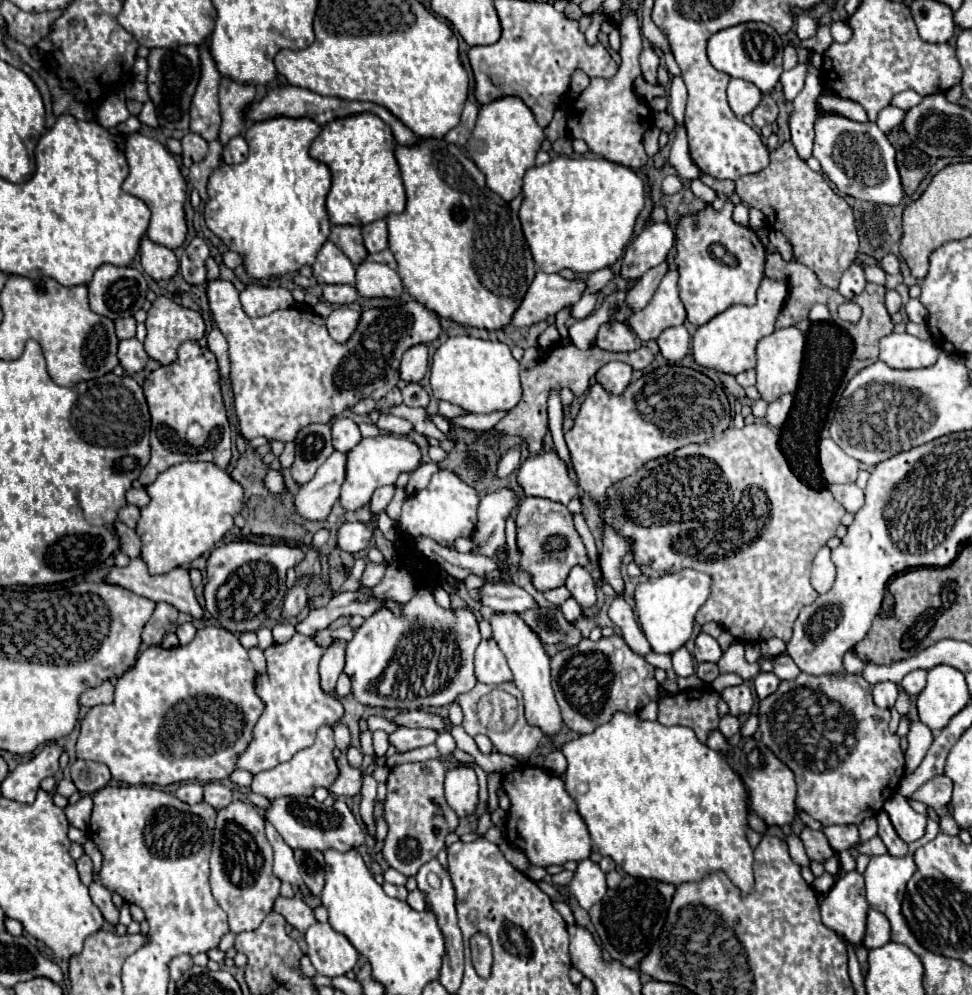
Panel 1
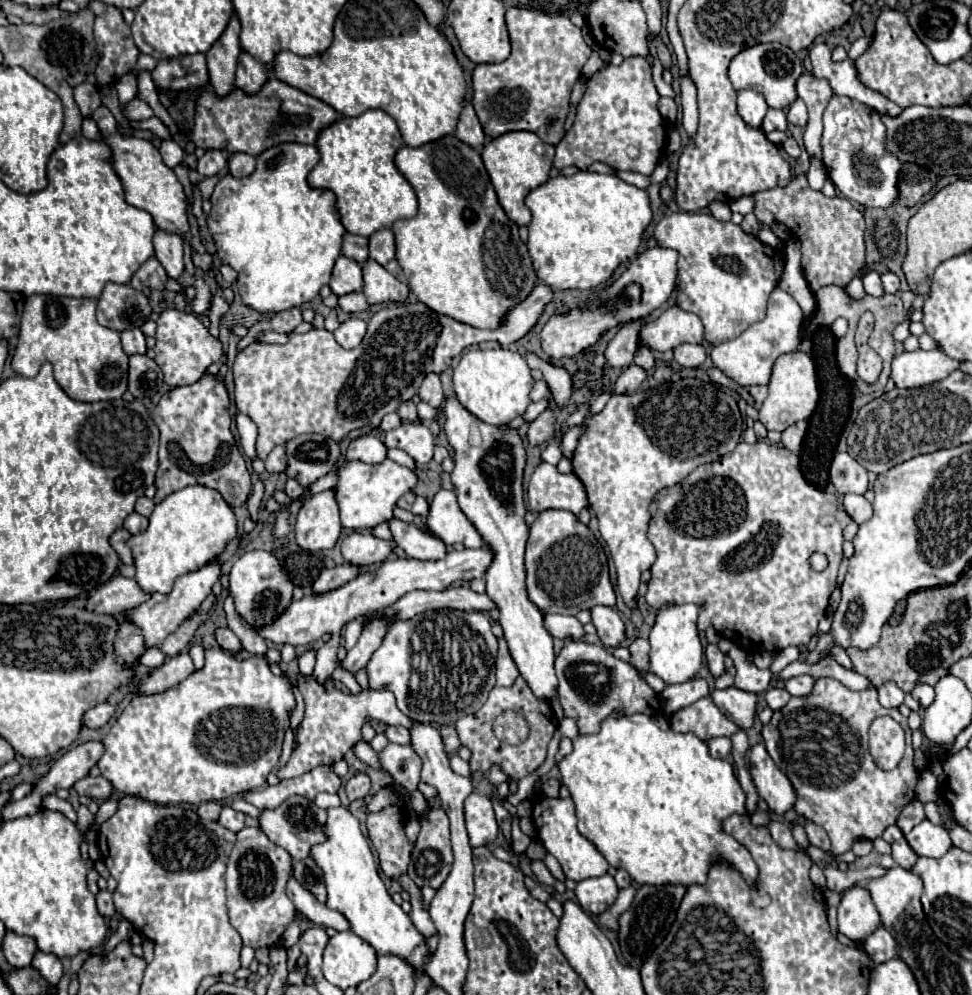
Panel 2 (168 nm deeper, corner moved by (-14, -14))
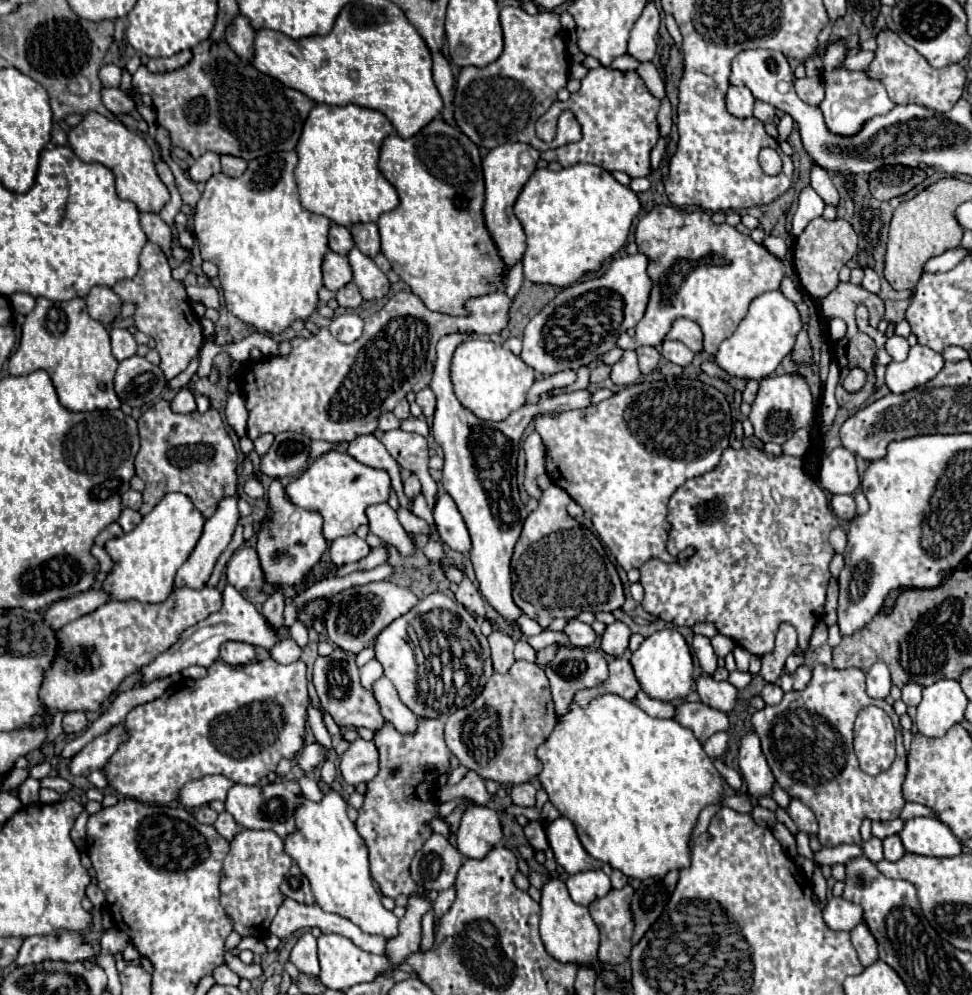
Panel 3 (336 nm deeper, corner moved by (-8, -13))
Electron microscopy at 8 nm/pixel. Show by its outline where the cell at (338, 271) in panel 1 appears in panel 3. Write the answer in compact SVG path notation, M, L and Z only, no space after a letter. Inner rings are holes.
M330 251L324 257L322 271L324 271L324 287L330 291L338 291L340 287L352 281L352 267L348 263L348 257L344 255Z

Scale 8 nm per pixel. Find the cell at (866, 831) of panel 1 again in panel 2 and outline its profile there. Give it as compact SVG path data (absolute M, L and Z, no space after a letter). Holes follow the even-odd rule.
M852 886L842 894L838 906L838 932L854 942L862 942L880 926L880 914L862 886Z

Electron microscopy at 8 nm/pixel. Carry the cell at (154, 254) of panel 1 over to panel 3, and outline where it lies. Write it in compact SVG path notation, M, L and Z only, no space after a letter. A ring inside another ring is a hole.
M142 213L140 223L148 241L156 243L166 257L172 257L172 231L156 213Z

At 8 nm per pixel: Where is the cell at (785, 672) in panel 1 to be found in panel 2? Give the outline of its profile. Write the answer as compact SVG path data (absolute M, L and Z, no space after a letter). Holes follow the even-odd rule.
M794 676L786 682L786 690L792 696L808 696L814 688L814 678L812 676Z

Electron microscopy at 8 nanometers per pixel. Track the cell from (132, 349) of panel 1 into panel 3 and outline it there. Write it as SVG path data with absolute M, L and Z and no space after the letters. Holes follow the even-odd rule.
M138 355L120 361L114 377L114 389L122 403L128 403L130 407L142 407L158 399L164 387L166 379L158 365L152 365Z

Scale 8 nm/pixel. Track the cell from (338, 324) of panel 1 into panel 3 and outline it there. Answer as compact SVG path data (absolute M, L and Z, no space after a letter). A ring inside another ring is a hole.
M344 313L340 317L334 317L330 323L330 333L342 341L342 343L352 343L360 337L364 327L364 321L356 313Z

